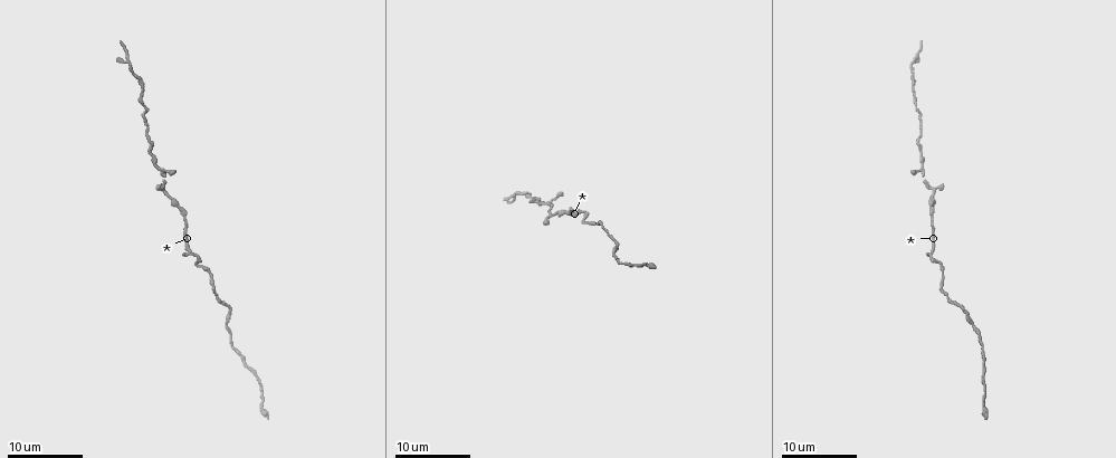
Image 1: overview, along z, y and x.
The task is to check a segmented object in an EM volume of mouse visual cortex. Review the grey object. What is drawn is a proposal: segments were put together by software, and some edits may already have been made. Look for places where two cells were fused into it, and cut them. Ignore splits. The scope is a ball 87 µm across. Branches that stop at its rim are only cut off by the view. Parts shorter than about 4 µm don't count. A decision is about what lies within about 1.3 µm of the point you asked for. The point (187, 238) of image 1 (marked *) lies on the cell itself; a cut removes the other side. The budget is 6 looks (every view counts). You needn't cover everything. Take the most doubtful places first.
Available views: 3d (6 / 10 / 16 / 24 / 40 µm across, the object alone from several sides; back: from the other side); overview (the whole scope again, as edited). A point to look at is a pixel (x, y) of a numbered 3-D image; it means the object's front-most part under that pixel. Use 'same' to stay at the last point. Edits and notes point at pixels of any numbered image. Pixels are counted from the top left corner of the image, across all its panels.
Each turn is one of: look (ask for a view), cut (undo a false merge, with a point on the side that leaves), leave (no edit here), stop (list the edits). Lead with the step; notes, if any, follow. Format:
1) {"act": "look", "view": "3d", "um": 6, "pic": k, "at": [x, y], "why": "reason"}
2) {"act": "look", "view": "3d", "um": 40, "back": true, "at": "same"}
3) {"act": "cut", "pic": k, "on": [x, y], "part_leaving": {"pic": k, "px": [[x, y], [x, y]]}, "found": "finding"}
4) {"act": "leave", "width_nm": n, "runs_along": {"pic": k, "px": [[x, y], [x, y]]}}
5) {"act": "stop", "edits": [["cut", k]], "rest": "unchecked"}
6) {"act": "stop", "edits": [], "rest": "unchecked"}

{"act": "look", "view": "3d", "um": 16, "pic": 1, "at": [552, 205], "why": "thin neck"}

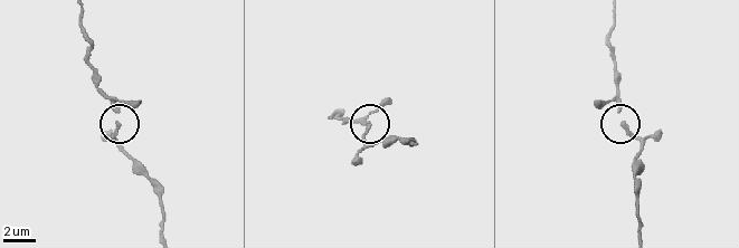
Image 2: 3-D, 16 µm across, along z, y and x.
{"act": "look", "view": "3d", "um": 6, "pic": 2, "at": [624, 121]}

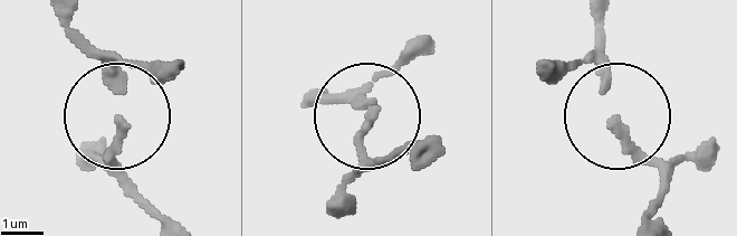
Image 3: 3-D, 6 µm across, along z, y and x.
{"act": "leave", "found": "all the same cell"}

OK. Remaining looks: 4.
{"act": "look", "view": "3d", "um": 24, "pic": 1, "at": [920, 136], "why": "sudden change in width"}

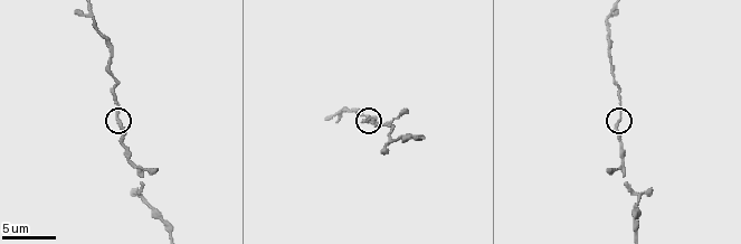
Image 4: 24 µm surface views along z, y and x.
{"act": "look", "view": "3d", "um": 6, "pic": 4, "at": [117, 122]}

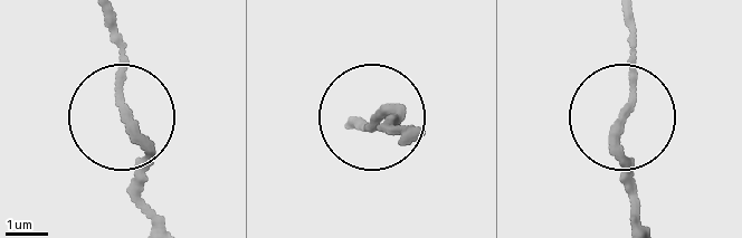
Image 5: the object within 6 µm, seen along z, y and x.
{"act": "leave", "width_nm": 210, "runs_along": {"pic": 5, "px": [[155, 213], [123, 107], [113, 15]]}, "found": "all the same cell"}

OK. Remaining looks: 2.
{"act": "look", "view": "3d", "um": 10, "pic": 4, "at": [110, 59], "why": "thin neck"}

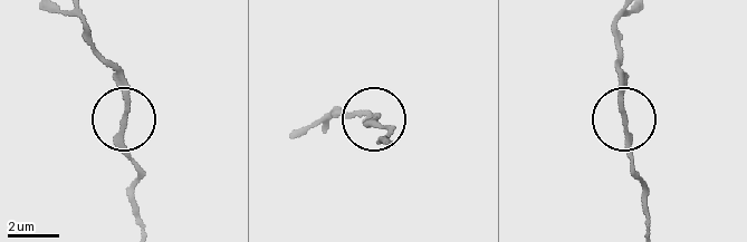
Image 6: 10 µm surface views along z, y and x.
{"act": "leave", "runs_along": {"pic": 6, "px": [[649, 224], [643, 186], [624, 142], [624, 77], [618, 60]]}, "found": "continuous, no second cell"}

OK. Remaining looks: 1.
{"act": "stop", "edits": [], "rest": "unchecked"}

